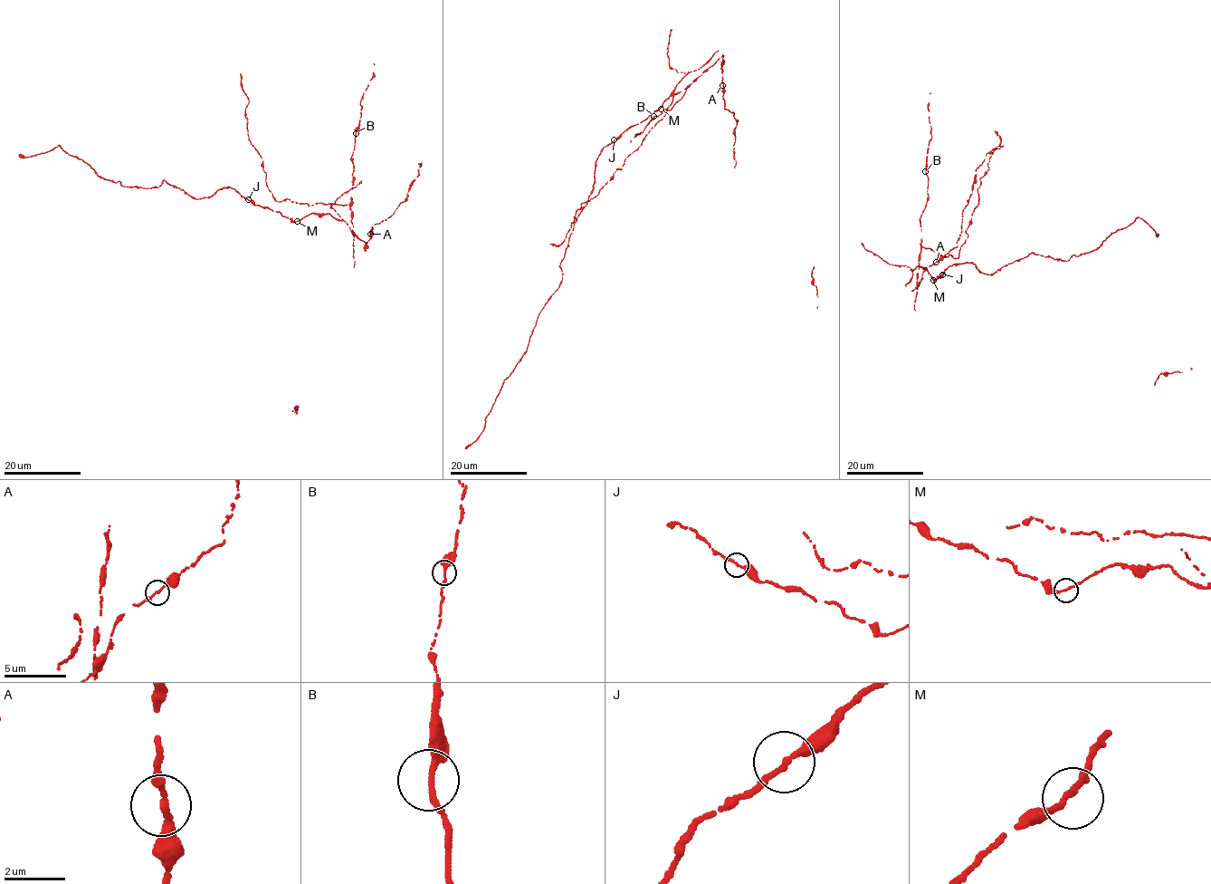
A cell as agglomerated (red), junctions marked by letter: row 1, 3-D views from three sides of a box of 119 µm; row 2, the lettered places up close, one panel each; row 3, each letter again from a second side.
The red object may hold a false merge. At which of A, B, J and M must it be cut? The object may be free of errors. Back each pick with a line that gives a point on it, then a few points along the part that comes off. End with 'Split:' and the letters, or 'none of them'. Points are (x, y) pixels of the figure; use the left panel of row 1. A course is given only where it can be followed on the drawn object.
Split: none of them

